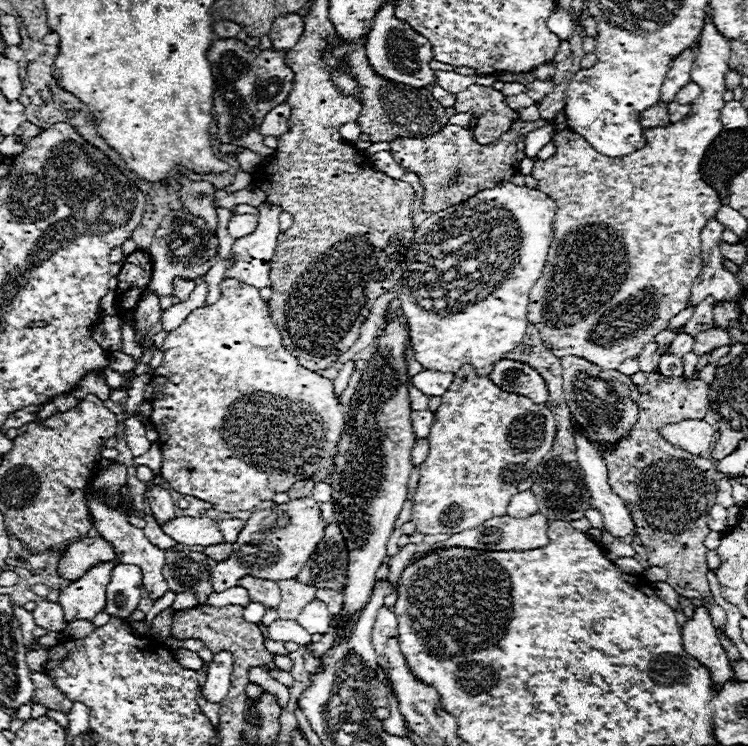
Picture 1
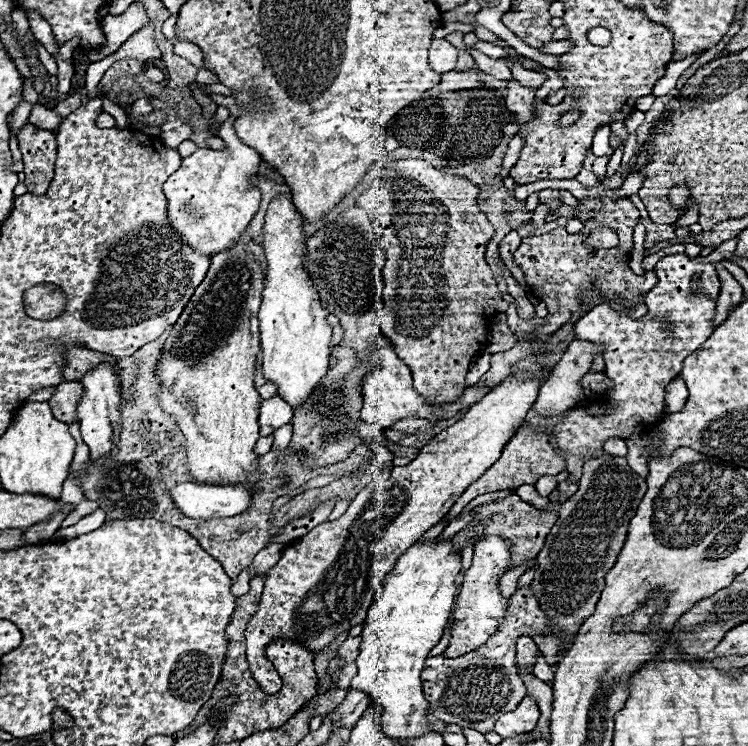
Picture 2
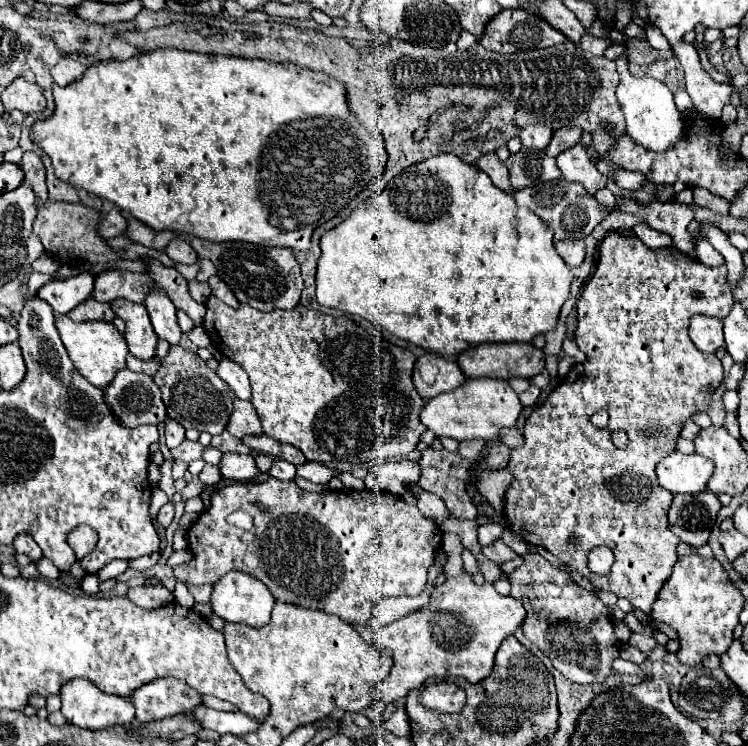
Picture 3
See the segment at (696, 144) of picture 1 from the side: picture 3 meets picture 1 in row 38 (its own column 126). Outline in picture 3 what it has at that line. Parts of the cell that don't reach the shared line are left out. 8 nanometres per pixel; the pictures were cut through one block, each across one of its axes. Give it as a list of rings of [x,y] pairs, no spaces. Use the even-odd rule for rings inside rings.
[[[72,678],[70,682],[66,682],[62,686],[60,698],[62,698],[64,718],[78,728],[88,728],[88,730],[100,730],[100,728],[112,728],[112,726],[128,726],[130,728],[134,724],[132,702],[122,696],[100,692],[100,688],[96,688],[96,684],[92,684],[90,680]]]

